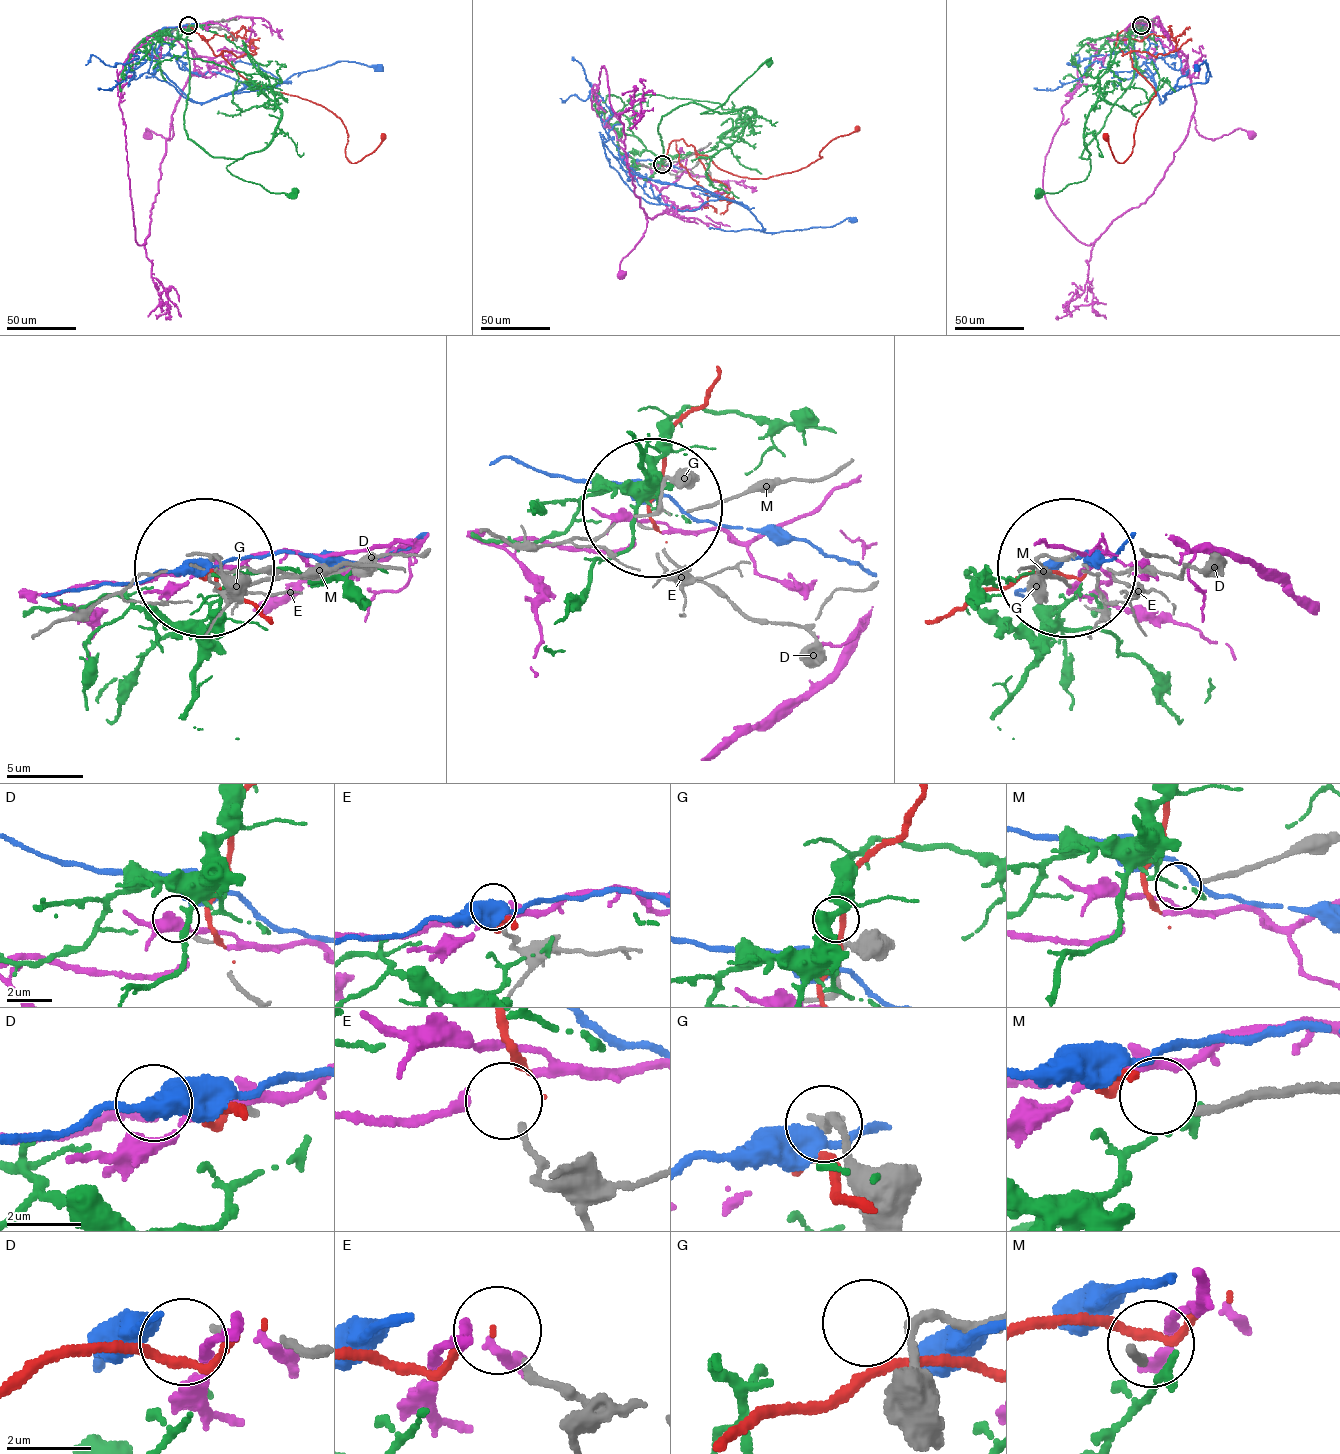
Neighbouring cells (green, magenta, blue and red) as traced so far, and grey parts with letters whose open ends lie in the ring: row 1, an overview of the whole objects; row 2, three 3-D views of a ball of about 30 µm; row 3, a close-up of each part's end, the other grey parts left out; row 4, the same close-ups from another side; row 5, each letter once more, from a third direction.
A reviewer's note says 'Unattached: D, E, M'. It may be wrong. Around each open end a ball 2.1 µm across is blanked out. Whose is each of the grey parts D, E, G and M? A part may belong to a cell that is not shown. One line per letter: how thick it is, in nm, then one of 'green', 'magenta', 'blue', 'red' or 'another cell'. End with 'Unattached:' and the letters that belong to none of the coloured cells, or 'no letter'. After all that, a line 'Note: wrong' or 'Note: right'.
D: 180 nm | another cell
E: 190 nm | magenta
G: 220 nm | another cell
M: 200 nm | another cell
Unattached: D, G, M
Note: wrong

